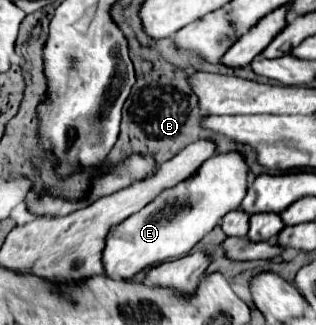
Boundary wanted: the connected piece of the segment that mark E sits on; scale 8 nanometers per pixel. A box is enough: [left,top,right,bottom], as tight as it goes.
[103,154,249,280]

